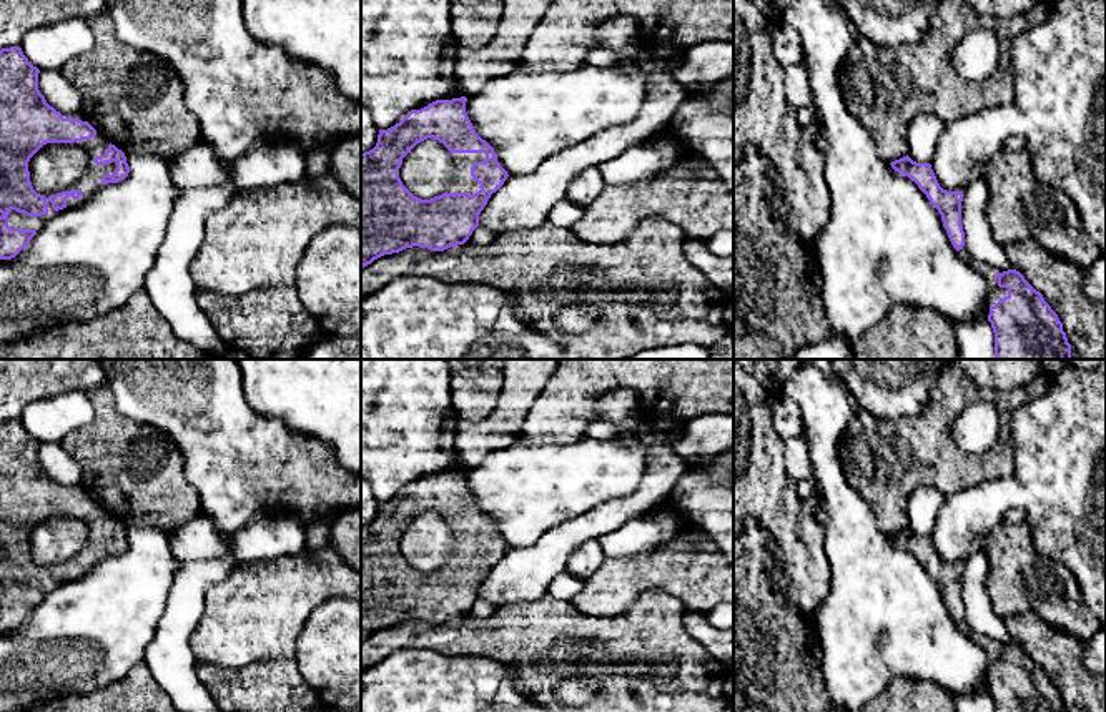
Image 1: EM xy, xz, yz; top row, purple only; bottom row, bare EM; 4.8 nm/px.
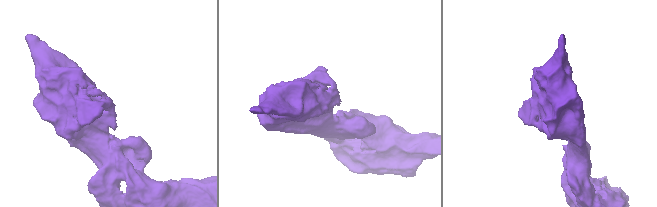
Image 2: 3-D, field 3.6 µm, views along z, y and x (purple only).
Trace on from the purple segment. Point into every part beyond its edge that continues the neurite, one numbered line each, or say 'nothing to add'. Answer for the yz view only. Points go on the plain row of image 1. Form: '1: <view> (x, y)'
1: yz (995, 666)

